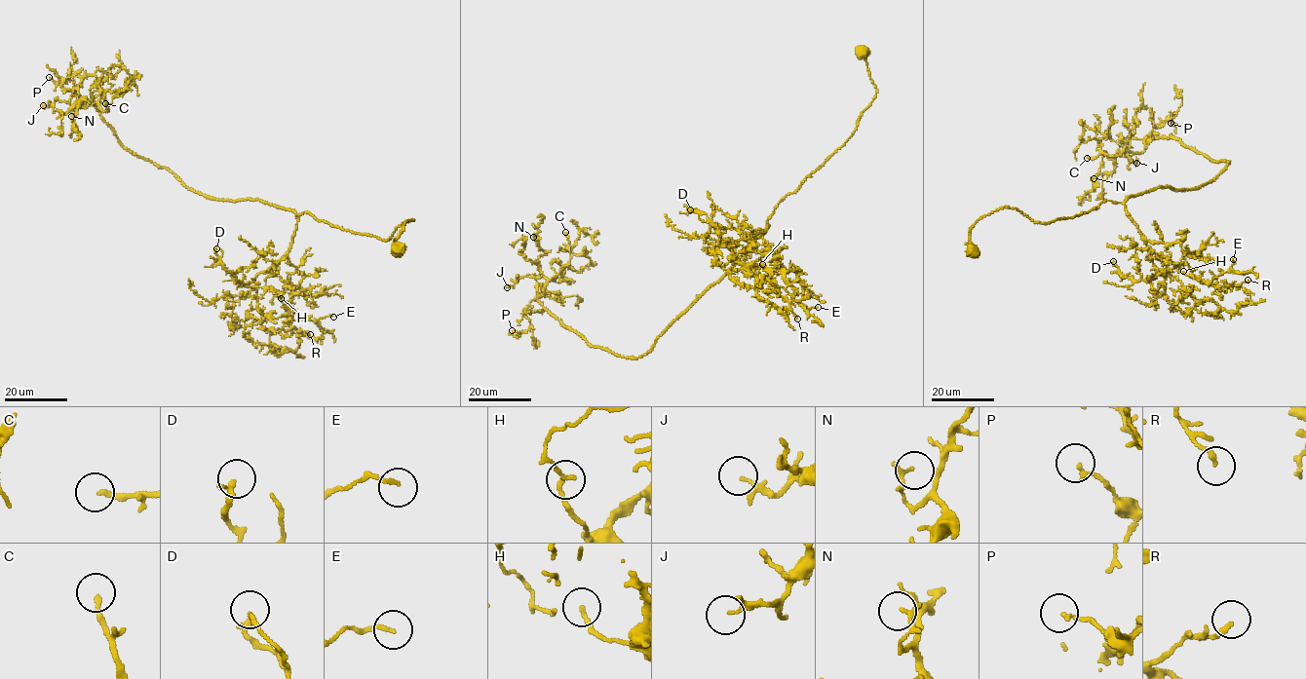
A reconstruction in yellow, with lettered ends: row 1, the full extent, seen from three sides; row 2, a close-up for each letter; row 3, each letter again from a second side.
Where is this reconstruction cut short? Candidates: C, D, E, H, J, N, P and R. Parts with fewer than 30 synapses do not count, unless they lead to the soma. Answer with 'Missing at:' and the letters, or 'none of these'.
Missing at: C

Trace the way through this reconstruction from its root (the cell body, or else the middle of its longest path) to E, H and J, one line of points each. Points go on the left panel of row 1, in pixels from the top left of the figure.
E: (397, 252), (394, 241), (412, 219), (386, 241), (296, 215), (287, 257), (303, 275), (286, 315), (333, 317)
H: (397, 252), (394, 241), (412, 219), (384, 241), (305, 211), (287, 257), (303, 275), (288, 302), (281, 298)
J: (397, 252), (412, 219), (384, 241), (257, 199), (211, 199), (125, 149), (75, 86), (43, 105)

